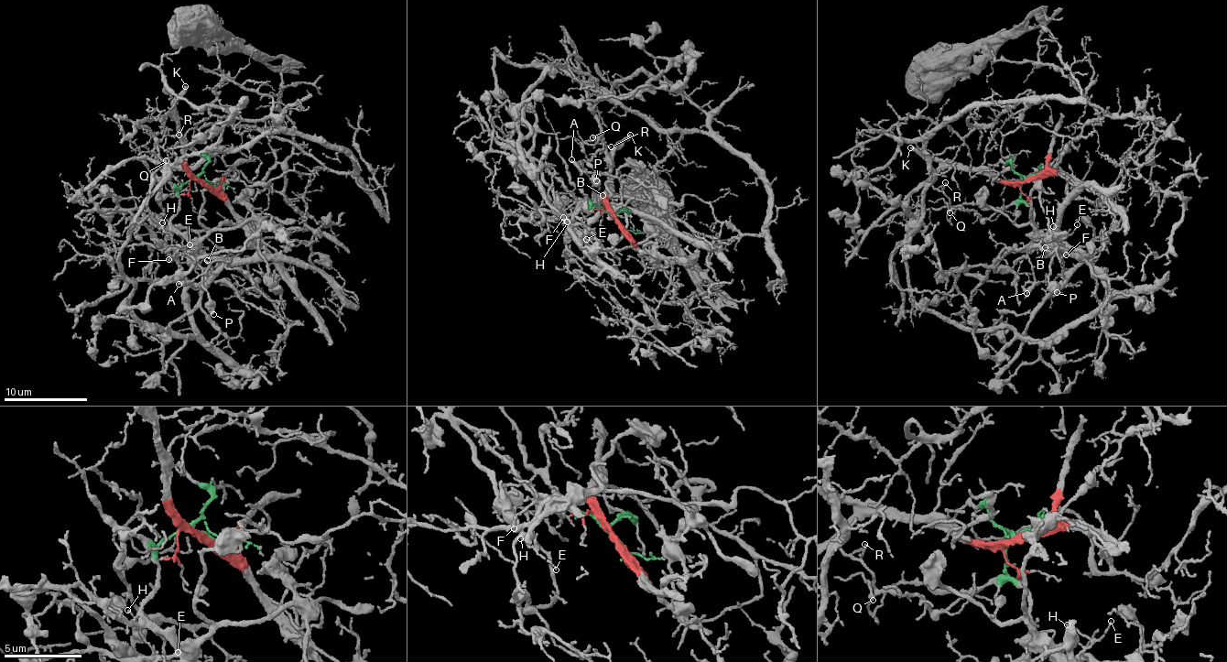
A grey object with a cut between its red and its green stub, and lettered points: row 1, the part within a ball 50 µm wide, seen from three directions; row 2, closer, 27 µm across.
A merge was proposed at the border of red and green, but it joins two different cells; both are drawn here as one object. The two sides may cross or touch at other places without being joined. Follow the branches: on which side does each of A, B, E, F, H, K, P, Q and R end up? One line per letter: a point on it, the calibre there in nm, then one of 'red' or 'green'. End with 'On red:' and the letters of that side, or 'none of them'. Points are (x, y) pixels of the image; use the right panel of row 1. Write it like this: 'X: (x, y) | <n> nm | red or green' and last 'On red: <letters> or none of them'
A: (1026, 293) | 340 nm | green
B: (1045, 247) | 140 nm | green
E: (1077, 224) | 100 nm | green
F: (1066, 255) | 140 nm | green
H: (1053, 226) | 110 nm | green
K: (910, 147) | 320 nm | red
P: (1057, 292) | 550 nm | green
Q: (950, 212) | 150 nm | red
R: (945, 182) | 110 nm | red
On red: K, Q, R

